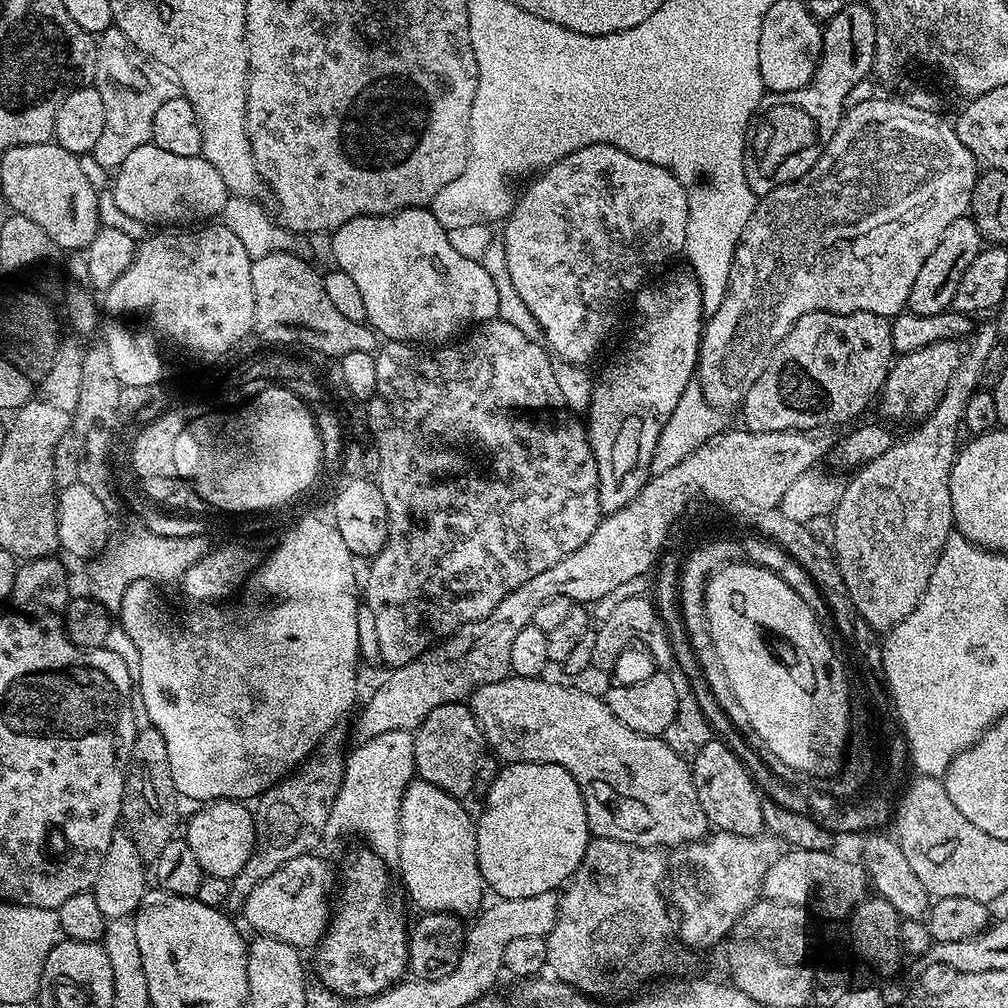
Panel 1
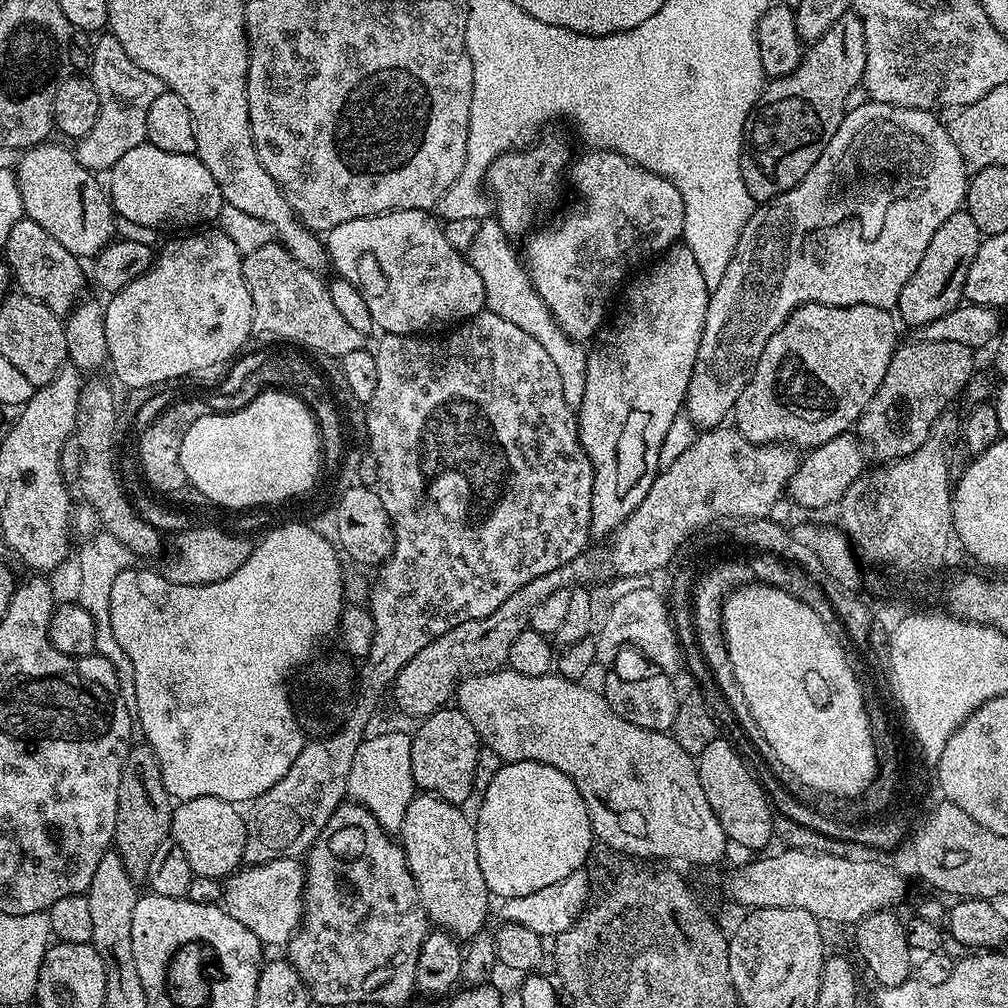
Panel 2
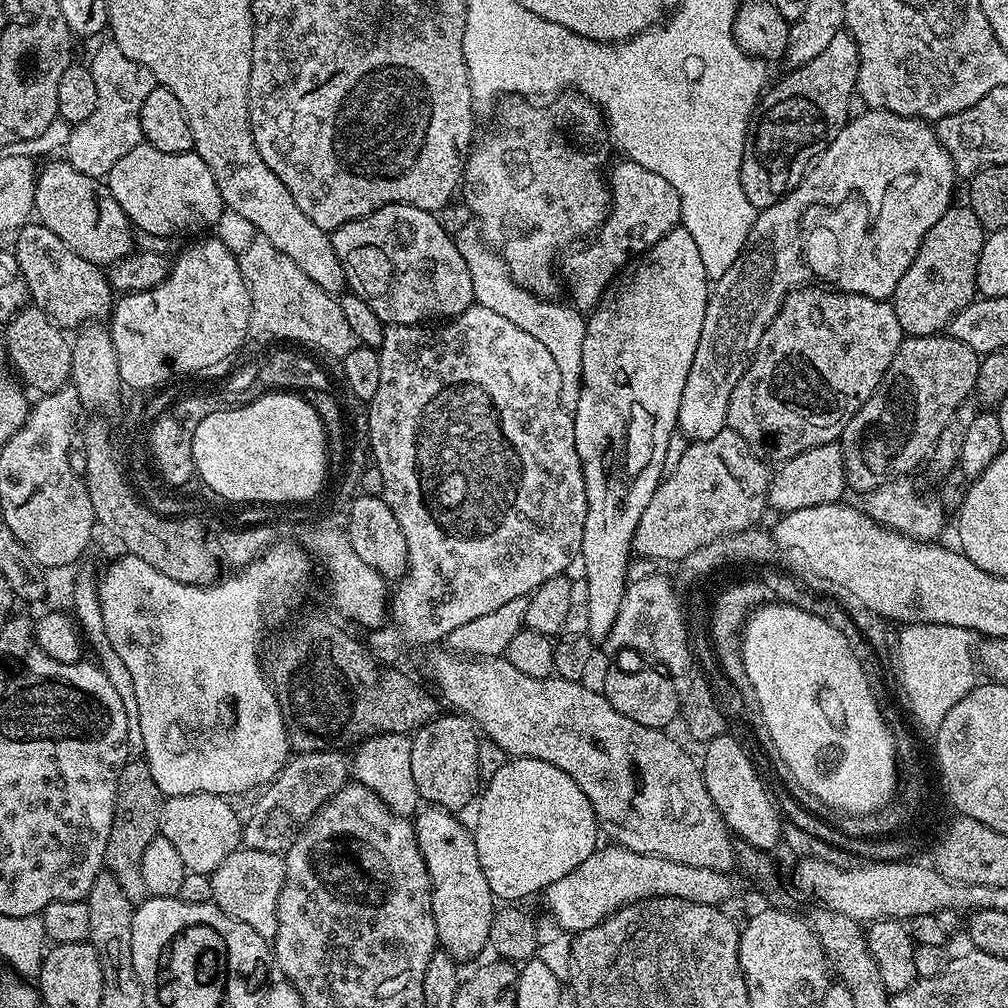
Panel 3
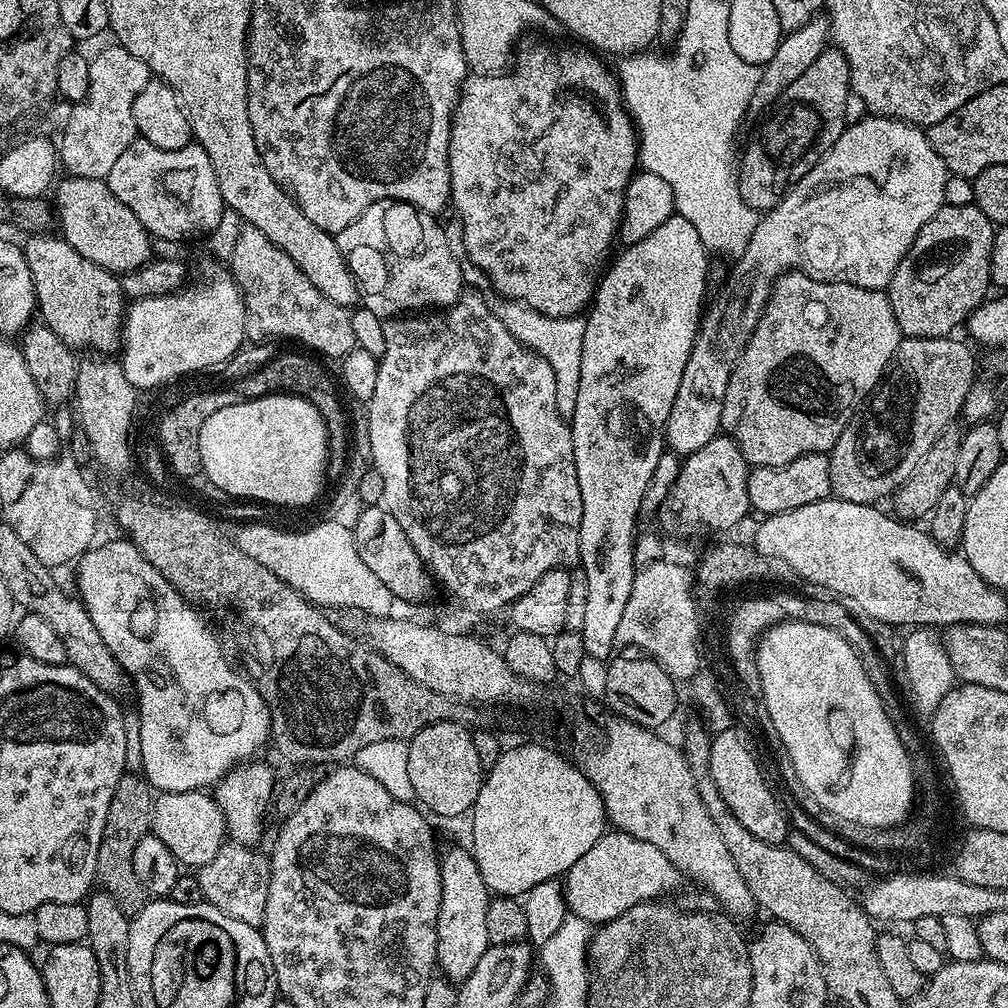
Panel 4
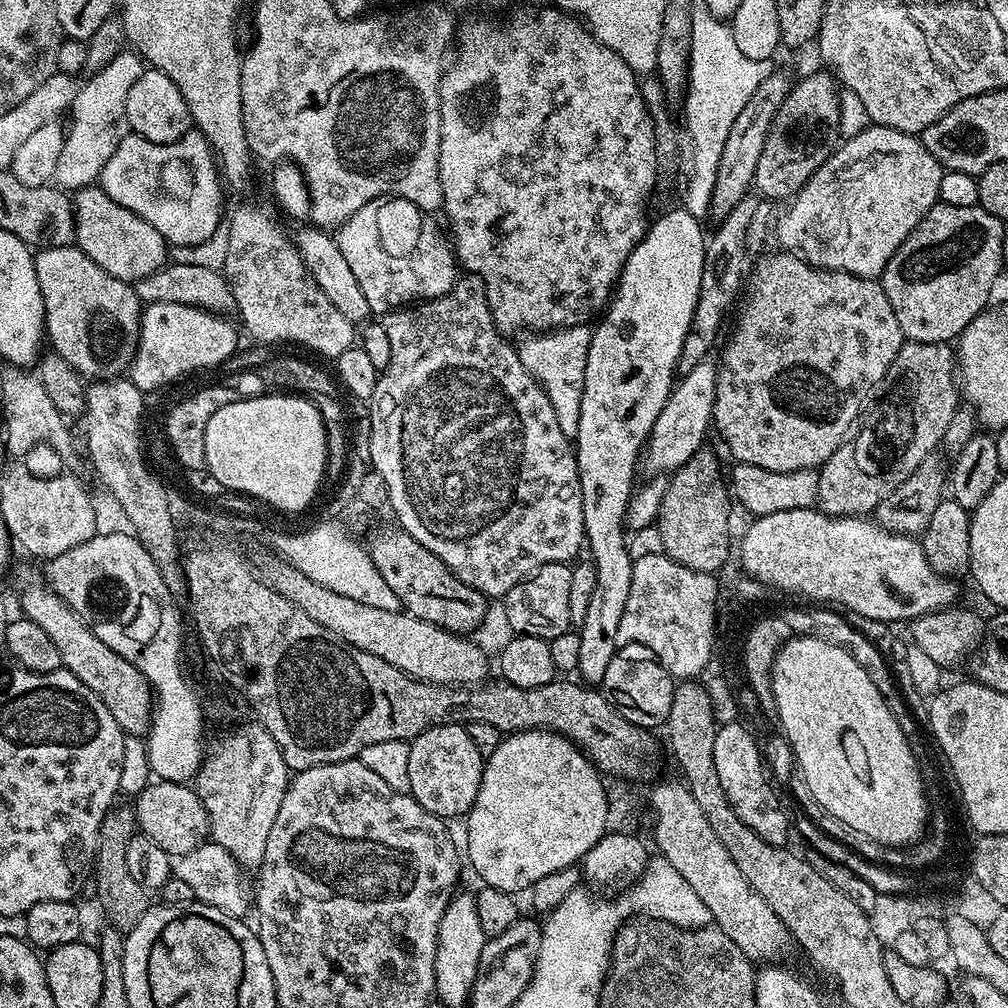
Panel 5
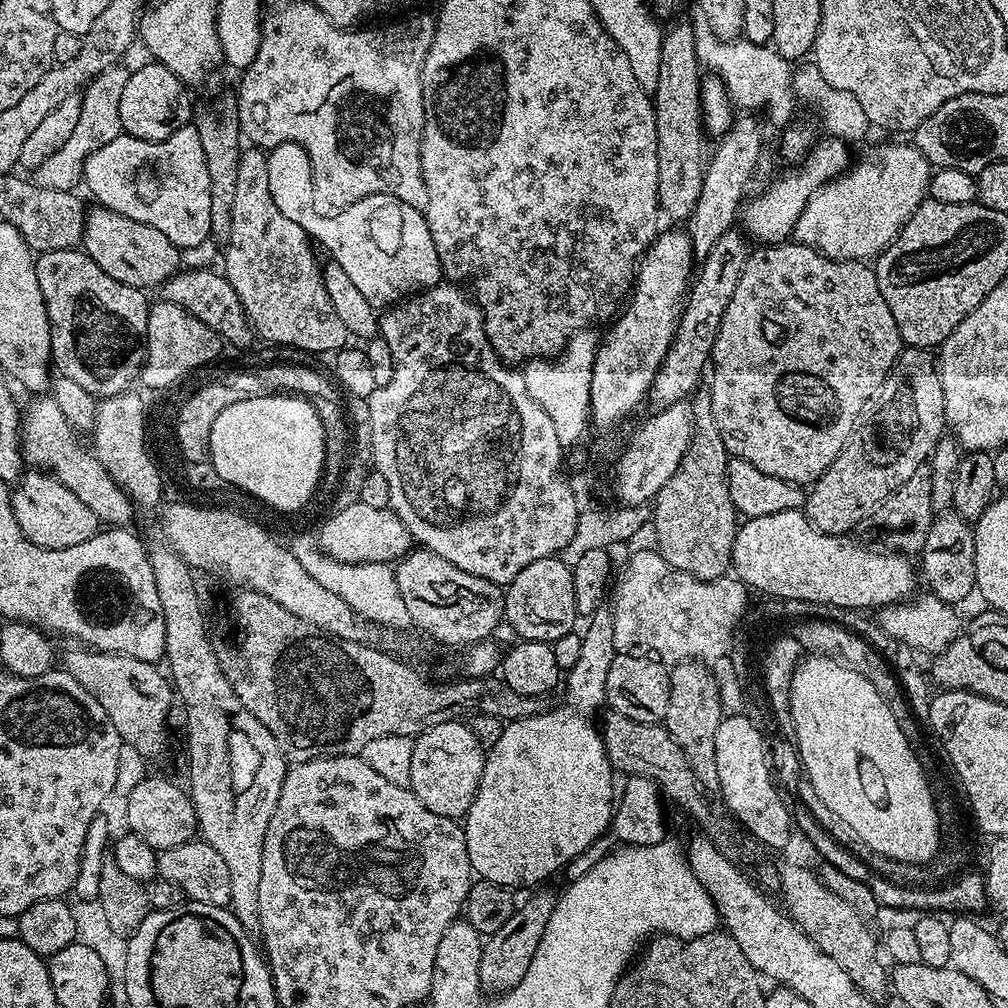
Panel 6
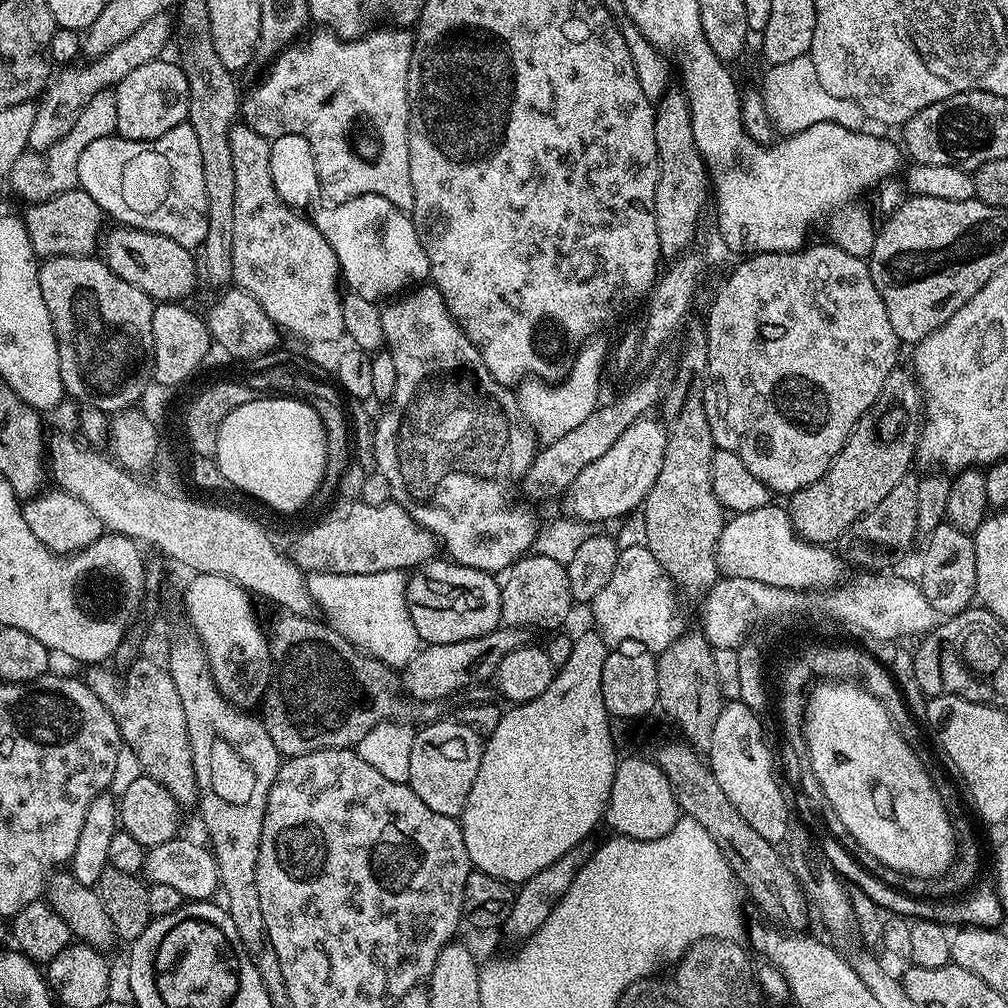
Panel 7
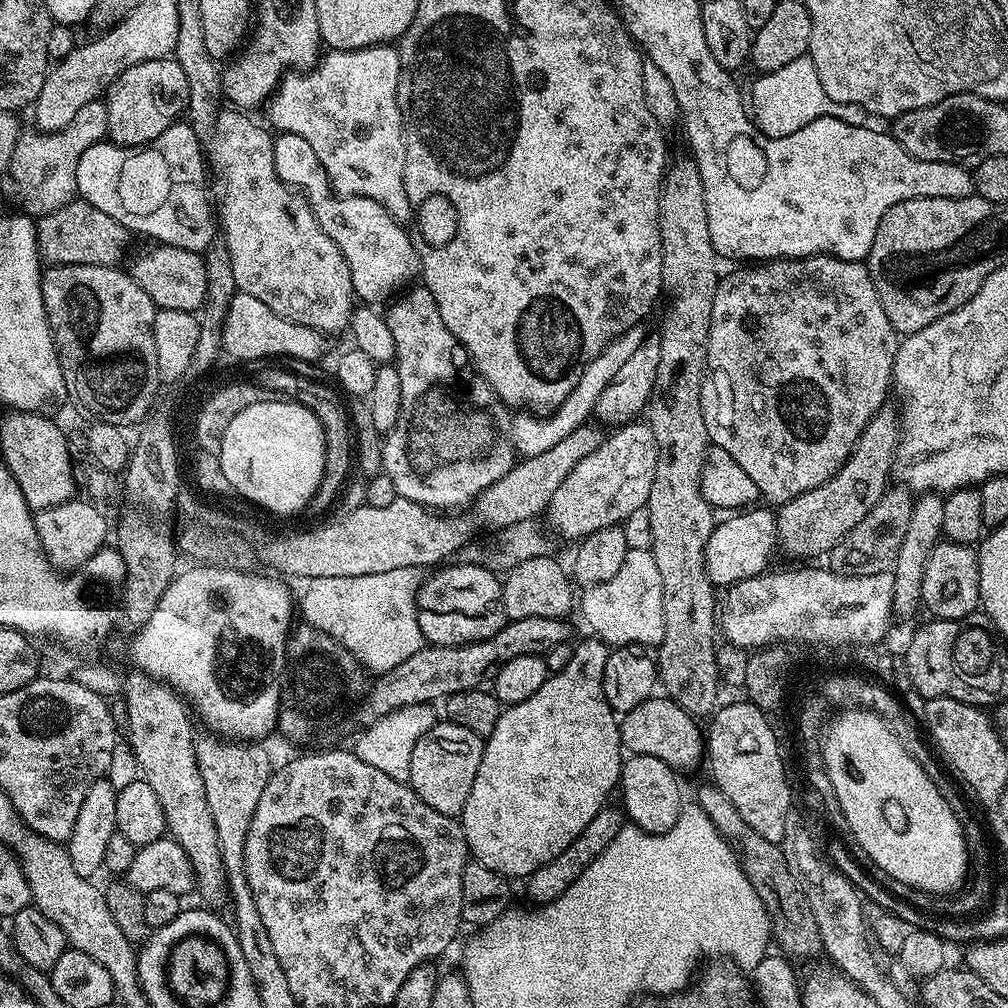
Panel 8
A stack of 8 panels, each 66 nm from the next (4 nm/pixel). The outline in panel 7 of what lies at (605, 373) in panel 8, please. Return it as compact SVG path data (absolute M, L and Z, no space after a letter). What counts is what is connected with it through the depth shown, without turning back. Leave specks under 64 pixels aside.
M597 334L580 345L563 380L545 382L539 378L529 378L515 389L520 412L541 441L562 438L570 430L574 430L574 426L586 422L586 418L590 418L590 414L596 411L601 399L600 379L604 376L604 355L607 352L609 355L610 352L610 344L608 348L602 337L603 335Z

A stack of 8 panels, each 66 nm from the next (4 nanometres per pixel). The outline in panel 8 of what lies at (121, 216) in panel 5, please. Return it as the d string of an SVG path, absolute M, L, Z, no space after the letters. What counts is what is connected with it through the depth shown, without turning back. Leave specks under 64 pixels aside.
M159 242L153 248L140 252L126 264L126 271L146 294L156 303L157 309L182 310L195 313L203 305L206 298L206 266L201 253L182 250L178 246L170 246Z

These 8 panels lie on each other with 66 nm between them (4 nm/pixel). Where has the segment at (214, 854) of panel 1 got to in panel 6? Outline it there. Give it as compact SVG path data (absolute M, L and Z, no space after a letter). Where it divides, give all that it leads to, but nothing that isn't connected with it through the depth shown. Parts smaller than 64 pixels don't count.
M148 774L123 801L124 816L128 819L127 831L138 834L138 838L150 842L150 846L157 850L187 844L198 832L196 811L191 795L181 785L180 788L164 776Z

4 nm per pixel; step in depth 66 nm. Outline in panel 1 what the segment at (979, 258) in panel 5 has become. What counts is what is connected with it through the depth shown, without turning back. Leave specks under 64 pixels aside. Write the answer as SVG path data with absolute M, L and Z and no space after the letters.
M971 215L950 222L950 226L946 226L946 234L938 238L934 254L930 254L926 262L922 262L922 270L918 270L918 278L914 278L914 290L910 290L907 311L919 316L949 311L958 290L958 282L962 282L962 274L966 274L970 262L974 262L974 258L978 258L981 251L982 237Z

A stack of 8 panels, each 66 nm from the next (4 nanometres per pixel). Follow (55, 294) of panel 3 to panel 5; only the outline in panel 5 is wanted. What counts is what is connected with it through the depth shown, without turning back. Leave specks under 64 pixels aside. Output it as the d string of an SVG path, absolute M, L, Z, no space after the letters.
M41 248L35 253L38 286L44 303L44 330L51 351L92 382L123 377L132 367L140 341L142 305L127 280L106 274L81 248Z

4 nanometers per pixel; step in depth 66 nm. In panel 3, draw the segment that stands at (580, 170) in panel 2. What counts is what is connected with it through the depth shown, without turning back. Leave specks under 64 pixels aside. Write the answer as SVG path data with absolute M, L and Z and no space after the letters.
M627 158L621 161L621 164L611 165L612 207L608 209L608 217L596 229L591 239L573 247L562 260L563 287L564 284L568 287L568 296L572 299L571 307L581 314L591 312L609 284L637 256L650 250L654 242L666 238L666 234L670 234L670 230L680 224L678 190L674 190L674 186L670 186L666 178L654 174L654 170L646 170L646 166Z

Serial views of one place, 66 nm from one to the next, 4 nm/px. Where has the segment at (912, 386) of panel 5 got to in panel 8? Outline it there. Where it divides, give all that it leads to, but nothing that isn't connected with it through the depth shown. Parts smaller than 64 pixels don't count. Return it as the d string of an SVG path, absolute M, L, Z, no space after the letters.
M891 407L881 408L864 427L851 454L835 475L822 486L806 491L779 507L777 543L794 558L823 557L873 509L887 491L893 458L899 444L900 420Z

